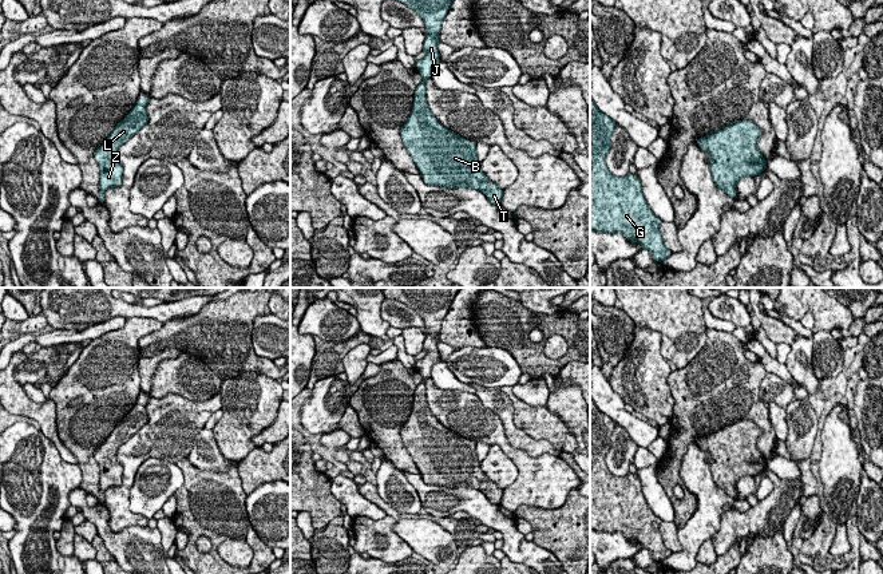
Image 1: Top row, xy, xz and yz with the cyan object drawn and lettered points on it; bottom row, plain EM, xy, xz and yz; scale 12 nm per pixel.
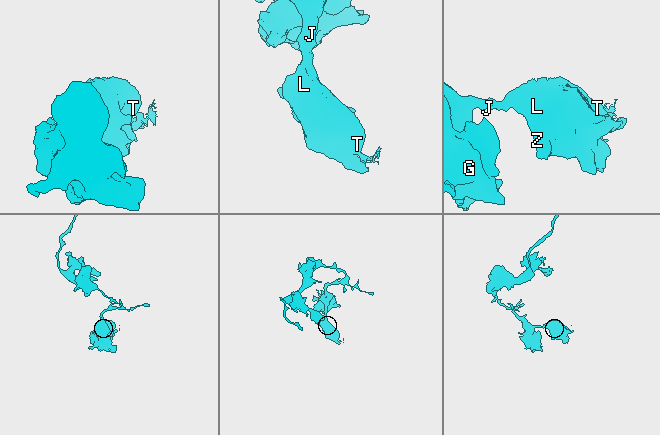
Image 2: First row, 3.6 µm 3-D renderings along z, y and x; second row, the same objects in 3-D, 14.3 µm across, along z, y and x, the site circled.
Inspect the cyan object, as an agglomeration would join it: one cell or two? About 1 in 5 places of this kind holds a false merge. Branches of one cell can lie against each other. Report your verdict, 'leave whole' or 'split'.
leave whole

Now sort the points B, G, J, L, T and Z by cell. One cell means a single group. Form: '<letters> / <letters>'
B G J L T Z

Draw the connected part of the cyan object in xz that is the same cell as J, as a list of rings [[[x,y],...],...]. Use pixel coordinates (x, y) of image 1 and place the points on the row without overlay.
[[[385,288],[383,292],[385,298],[399,300],[413,309],[424,320],[427,328],[423,345],[423,351],[427,353],[416,361],[416,368],[423,376],[423,381],[415,389],[412,412],[403,424],[400,435],[425,484],[448,488],[472,487],[482,491],[491,503],[499,504],[503,490],[499,488],[494,482],[490,482],[488,486],[486,484],[488,478],[480,468],[480,462],[478,460],[475,451],[476,442],[468,440],[444,427],[433,416],[425,400],[425,380],[431,377],[432,367],[436,363],[440,363],[437,334],[442,329],[442,321],[459,290],[460,288]]]

